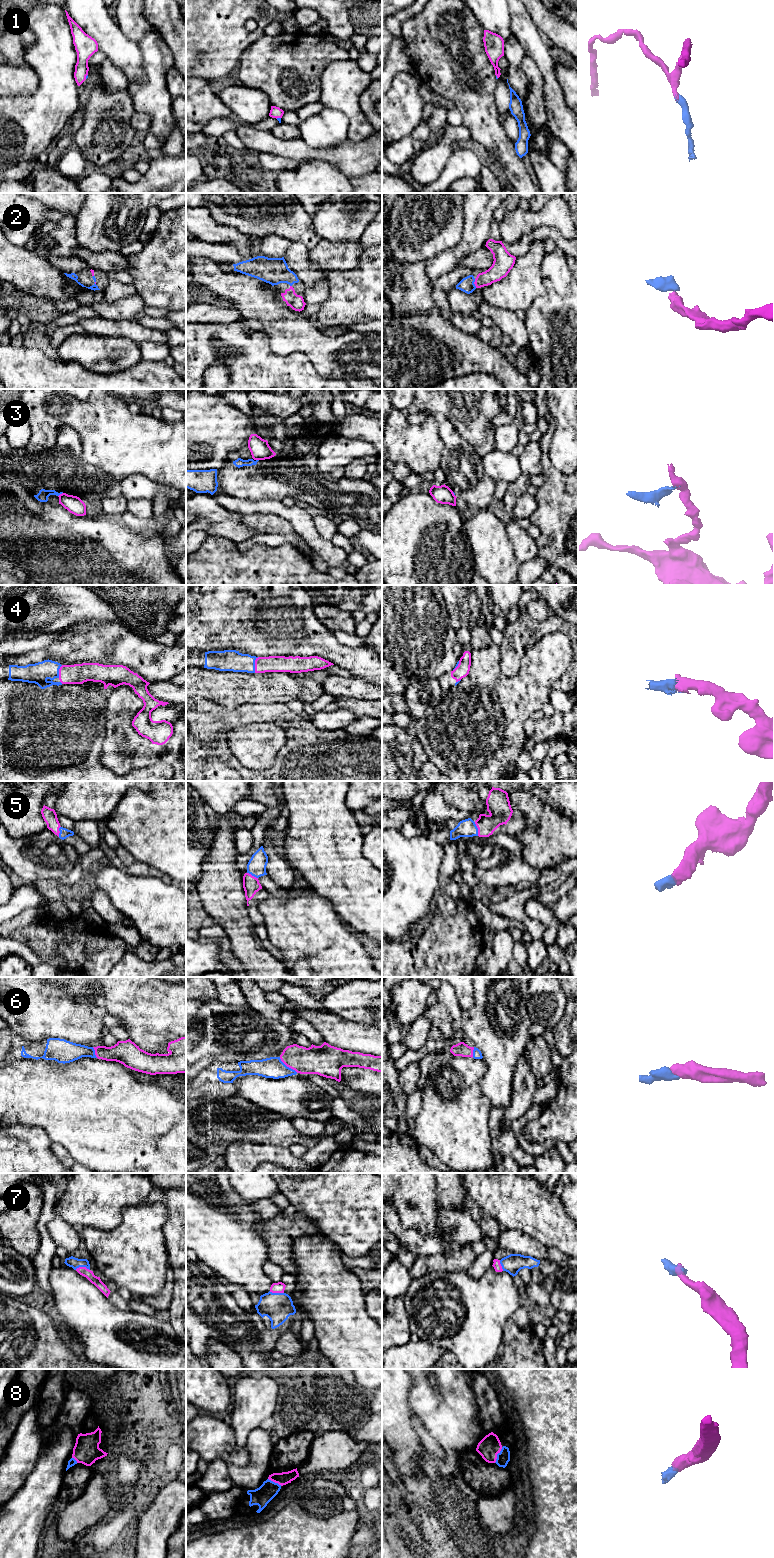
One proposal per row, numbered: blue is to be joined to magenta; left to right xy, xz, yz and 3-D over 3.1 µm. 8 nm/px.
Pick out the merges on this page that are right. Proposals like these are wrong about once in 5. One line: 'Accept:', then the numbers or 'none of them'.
Accept: 1, 2, 4, 5, 6, 7, 8

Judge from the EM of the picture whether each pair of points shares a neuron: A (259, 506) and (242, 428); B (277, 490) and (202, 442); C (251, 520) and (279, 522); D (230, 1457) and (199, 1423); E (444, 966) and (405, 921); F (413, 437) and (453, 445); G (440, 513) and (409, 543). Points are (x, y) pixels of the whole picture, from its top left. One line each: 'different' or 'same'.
A: different
B: different
C: same
D: same
E: different
F: different
G: same

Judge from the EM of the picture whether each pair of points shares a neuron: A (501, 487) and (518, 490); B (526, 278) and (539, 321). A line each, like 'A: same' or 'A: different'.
A: different
B: different

